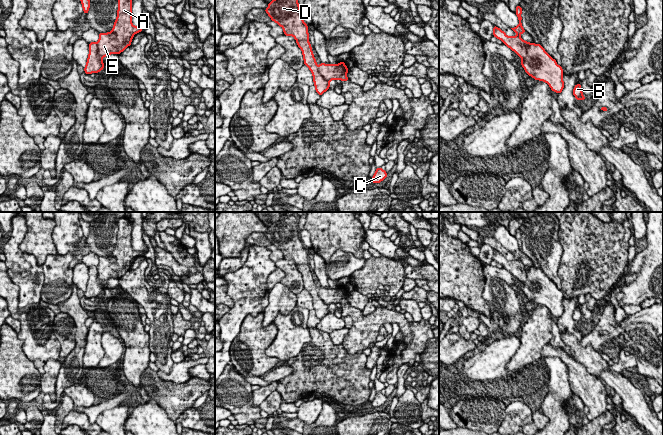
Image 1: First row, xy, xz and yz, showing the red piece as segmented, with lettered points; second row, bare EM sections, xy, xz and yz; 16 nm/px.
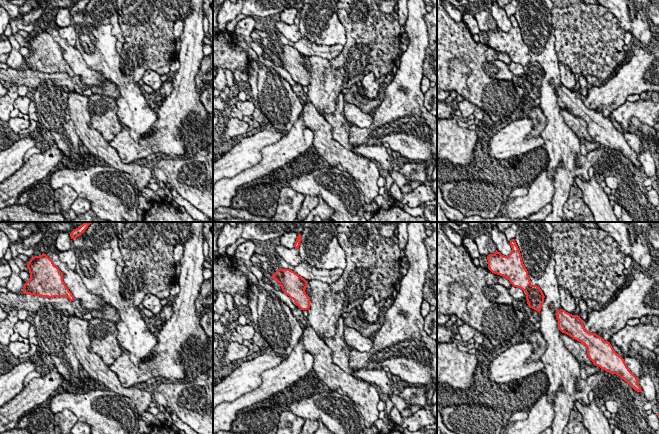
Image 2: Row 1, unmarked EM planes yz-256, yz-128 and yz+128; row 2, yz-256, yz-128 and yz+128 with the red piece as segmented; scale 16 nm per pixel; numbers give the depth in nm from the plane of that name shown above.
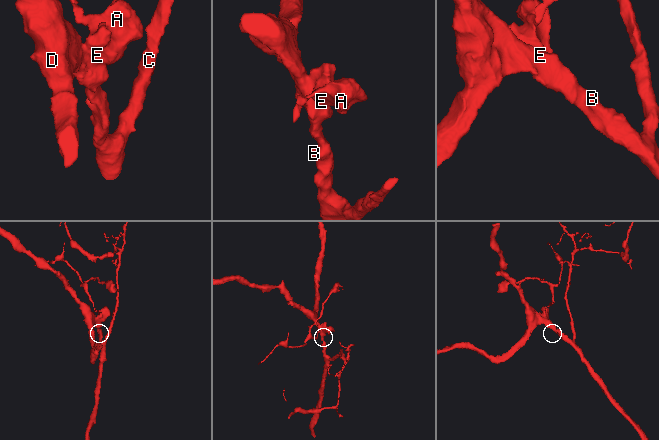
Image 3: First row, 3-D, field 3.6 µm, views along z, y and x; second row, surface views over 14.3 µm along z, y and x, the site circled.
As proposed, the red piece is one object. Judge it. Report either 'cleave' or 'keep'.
cleave

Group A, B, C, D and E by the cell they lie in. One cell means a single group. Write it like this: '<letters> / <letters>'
A E / B C D

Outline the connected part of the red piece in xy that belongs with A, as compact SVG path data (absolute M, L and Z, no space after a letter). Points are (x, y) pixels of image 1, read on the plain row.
M127 217L118 221L117 242L111 256L99 257L97 279L102 283L110 278L119 279L131 269L133 260L143 252L132 248L132 223Z

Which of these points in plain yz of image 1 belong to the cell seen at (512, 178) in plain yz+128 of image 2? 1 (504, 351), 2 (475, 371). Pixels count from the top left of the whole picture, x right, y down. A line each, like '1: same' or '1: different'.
1: same
2: same

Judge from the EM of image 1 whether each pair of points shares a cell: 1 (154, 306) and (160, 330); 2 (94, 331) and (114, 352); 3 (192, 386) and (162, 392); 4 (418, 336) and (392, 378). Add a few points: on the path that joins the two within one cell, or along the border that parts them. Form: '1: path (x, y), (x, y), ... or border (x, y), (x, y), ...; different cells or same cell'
1: path (158, 312), (160, 324); same cell
2: border (103, 331), (101, 346), (104, 356), (99, 361); different cells
3: path (185, 393), (169, 394); same cell
4: border (397, 367), (394, 367), (387, 374), (385, 381); different cells

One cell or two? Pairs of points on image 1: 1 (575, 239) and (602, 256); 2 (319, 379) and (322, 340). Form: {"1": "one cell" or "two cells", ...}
{"1": "one cell", "2": "one cell"}

